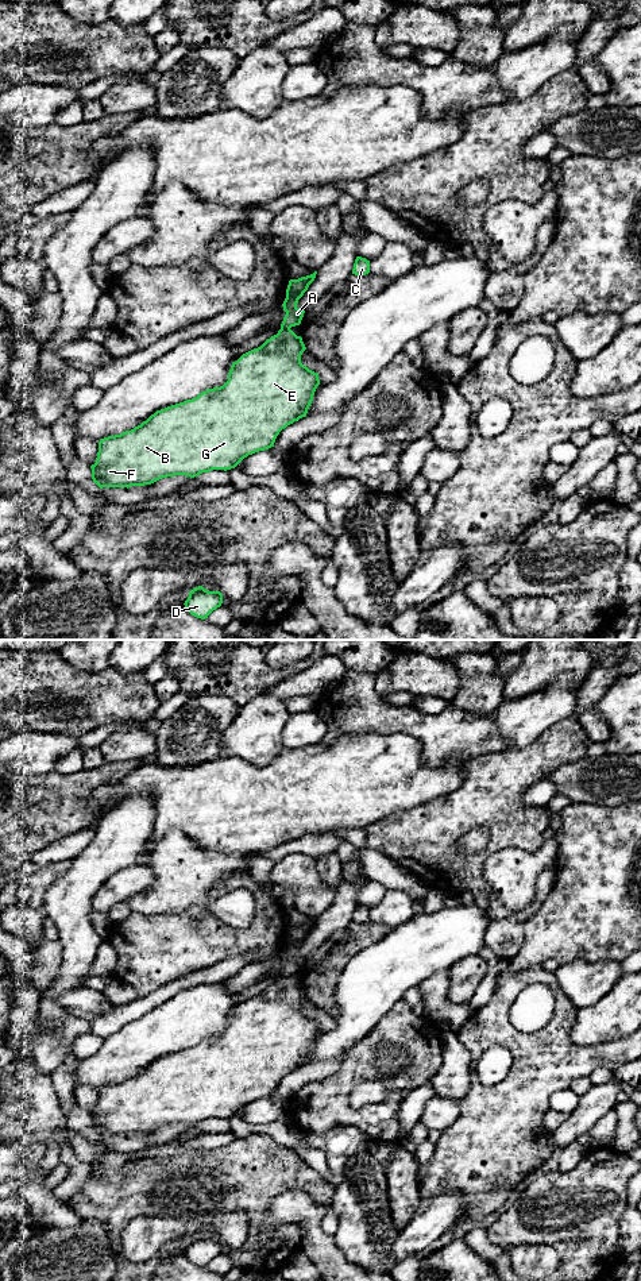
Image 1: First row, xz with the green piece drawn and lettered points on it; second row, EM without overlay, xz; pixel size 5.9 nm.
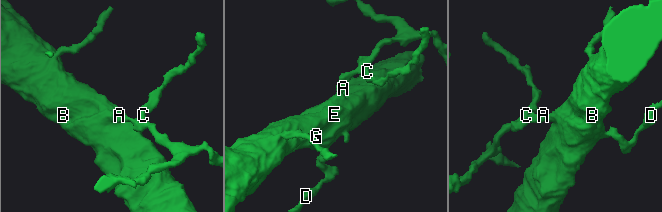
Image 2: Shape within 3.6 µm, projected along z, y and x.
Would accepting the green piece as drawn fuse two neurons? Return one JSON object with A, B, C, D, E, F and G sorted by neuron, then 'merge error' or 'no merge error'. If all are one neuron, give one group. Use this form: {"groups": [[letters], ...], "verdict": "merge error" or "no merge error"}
{"groups": [["A", "C"], ["B", "D", "E", "F", "G"]], "verdict": "merge error"}

